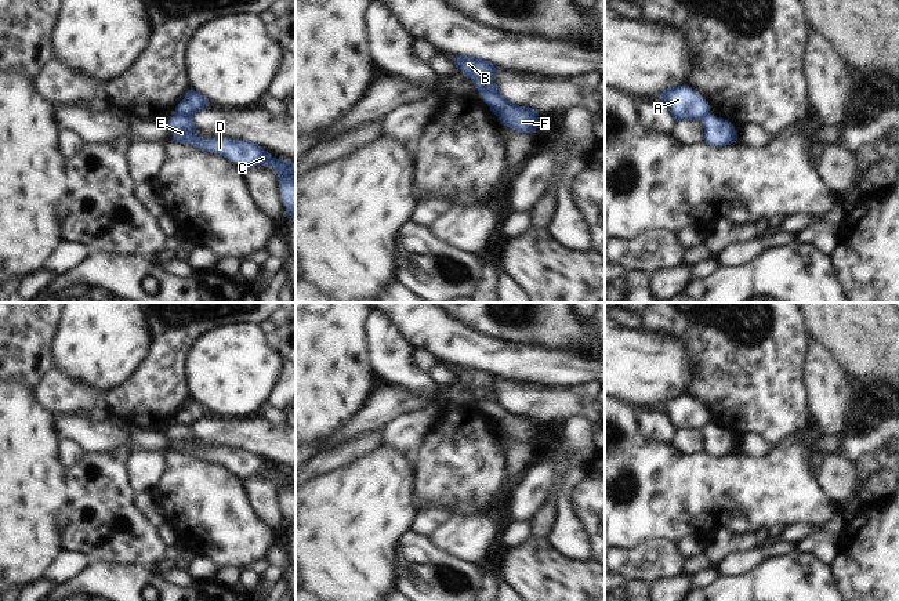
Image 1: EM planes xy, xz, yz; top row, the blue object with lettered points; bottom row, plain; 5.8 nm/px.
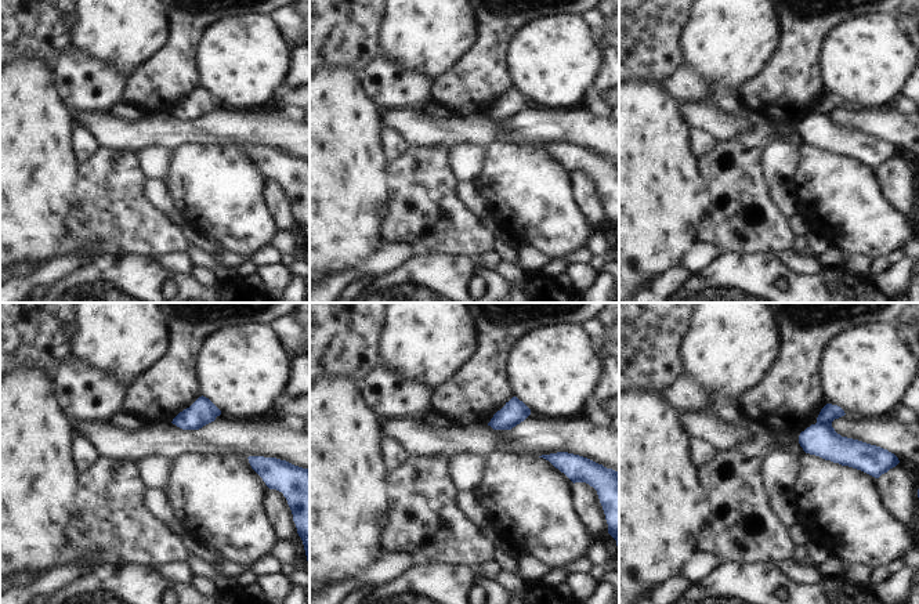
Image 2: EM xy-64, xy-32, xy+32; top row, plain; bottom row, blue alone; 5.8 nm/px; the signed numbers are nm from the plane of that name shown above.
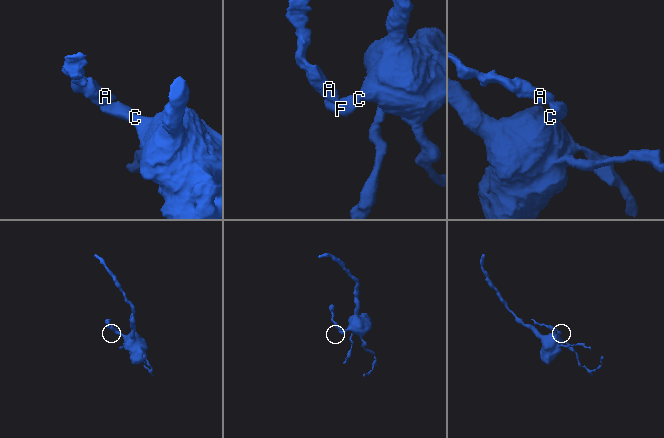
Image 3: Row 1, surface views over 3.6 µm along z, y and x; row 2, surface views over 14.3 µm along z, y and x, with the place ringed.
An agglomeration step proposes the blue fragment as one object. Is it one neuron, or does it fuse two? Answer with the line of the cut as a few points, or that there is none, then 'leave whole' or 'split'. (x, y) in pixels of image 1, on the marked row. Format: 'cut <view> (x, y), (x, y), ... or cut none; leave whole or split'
cut xy (192, 115), (173, 118); split

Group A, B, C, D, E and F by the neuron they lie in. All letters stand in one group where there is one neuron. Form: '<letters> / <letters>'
A B / C D E F

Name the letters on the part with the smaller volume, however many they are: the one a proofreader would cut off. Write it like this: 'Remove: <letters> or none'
Remove: A, B

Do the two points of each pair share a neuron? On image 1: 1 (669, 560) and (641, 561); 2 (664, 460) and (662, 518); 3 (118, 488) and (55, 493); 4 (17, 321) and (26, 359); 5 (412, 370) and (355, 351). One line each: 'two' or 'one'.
1: one
2: one
3: two
4: one
5: two

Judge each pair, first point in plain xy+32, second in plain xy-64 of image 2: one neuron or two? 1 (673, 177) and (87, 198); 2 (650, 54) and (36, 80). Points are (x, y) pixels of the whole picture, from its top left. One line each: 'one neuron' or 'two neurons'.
1: two neurons
2: two neurons

